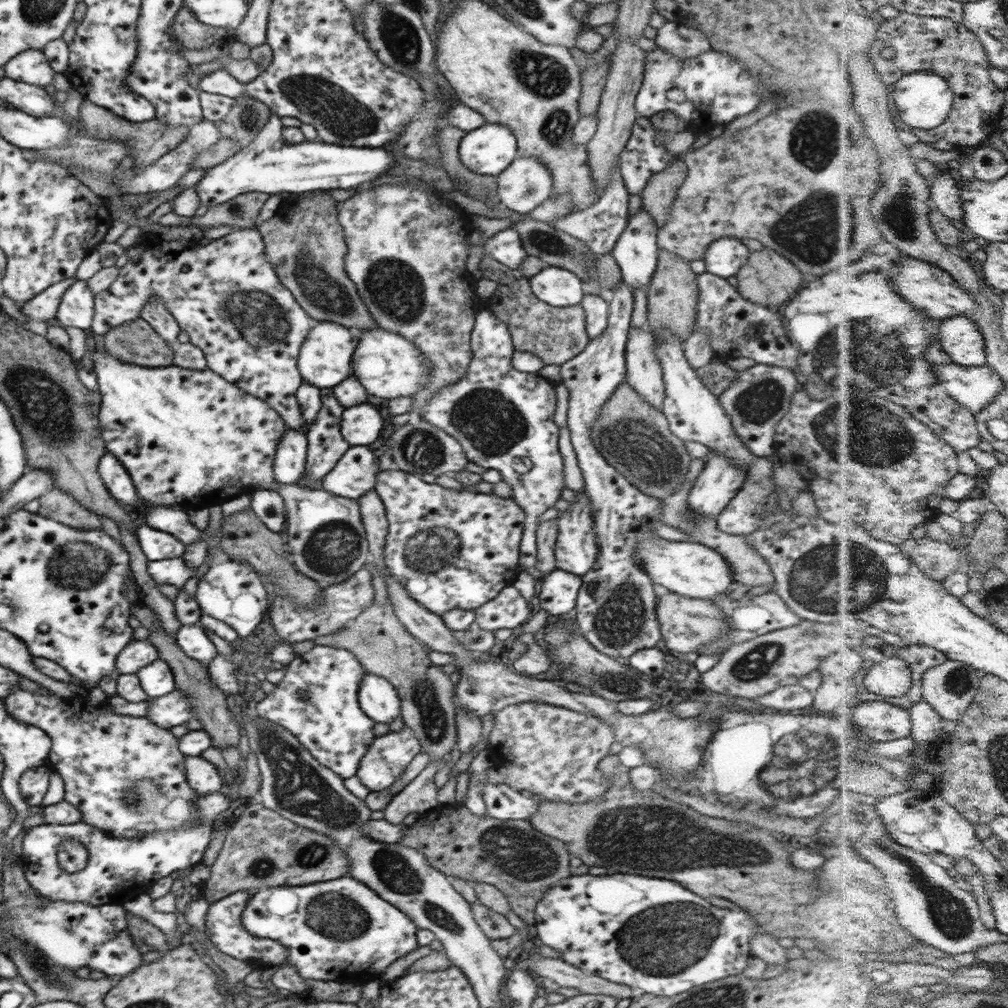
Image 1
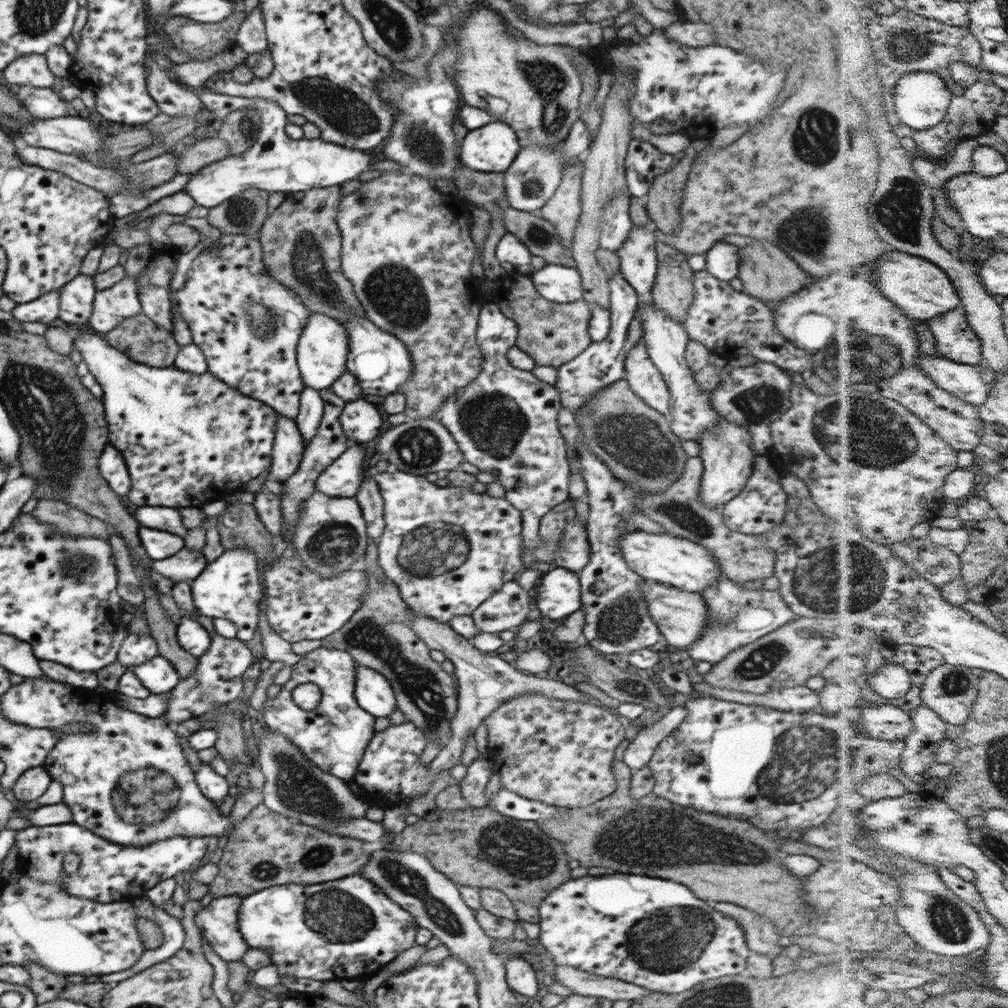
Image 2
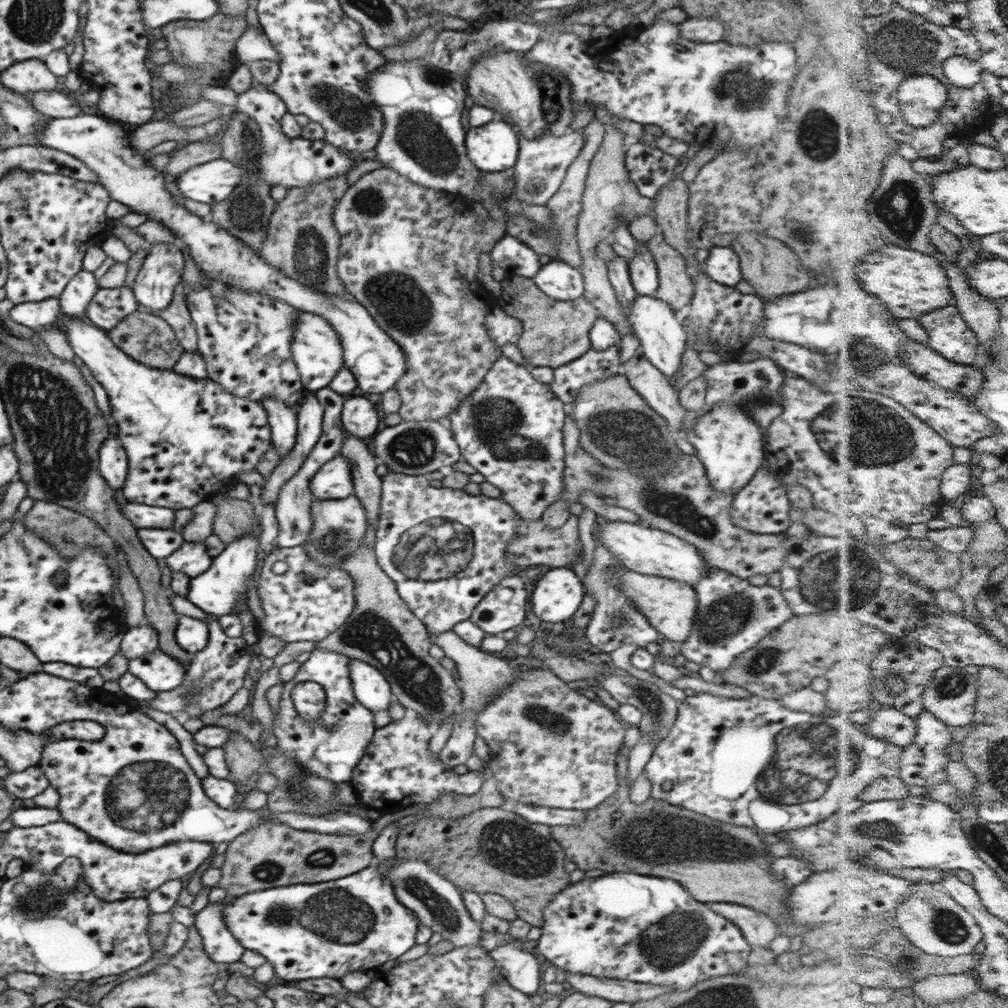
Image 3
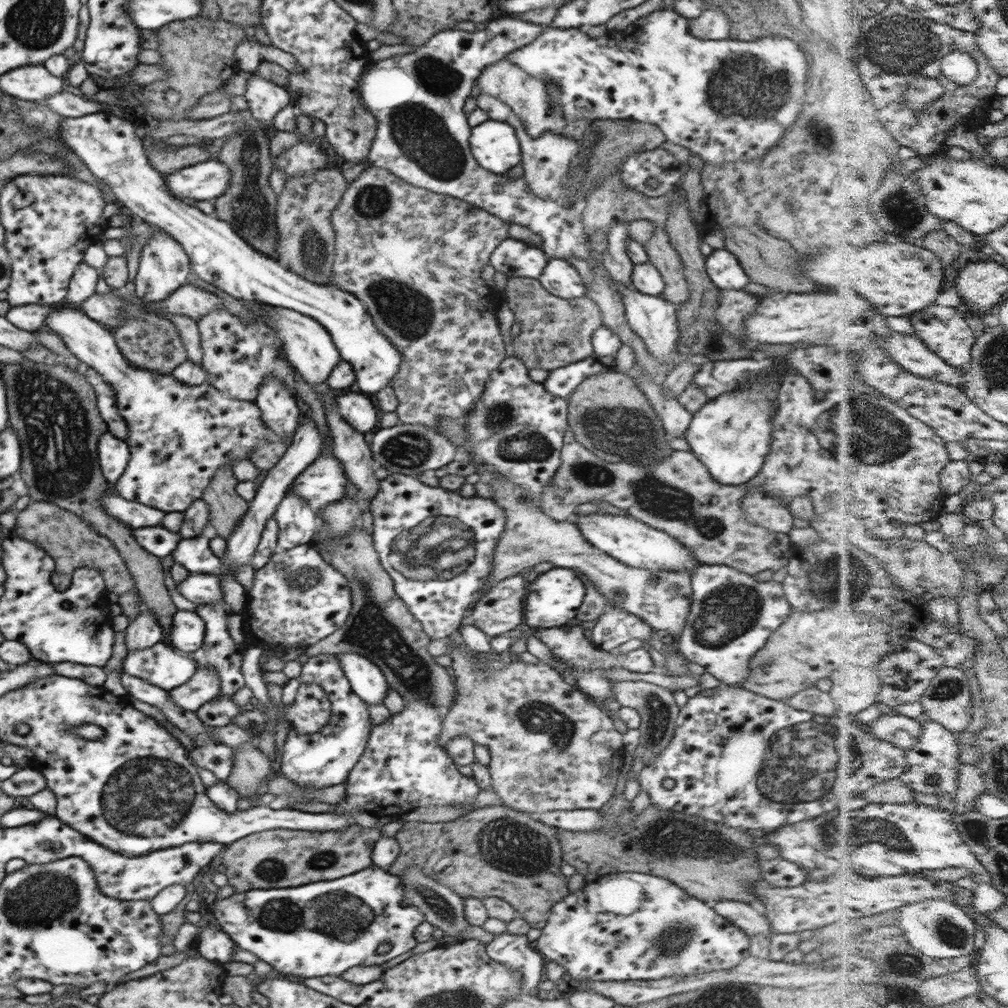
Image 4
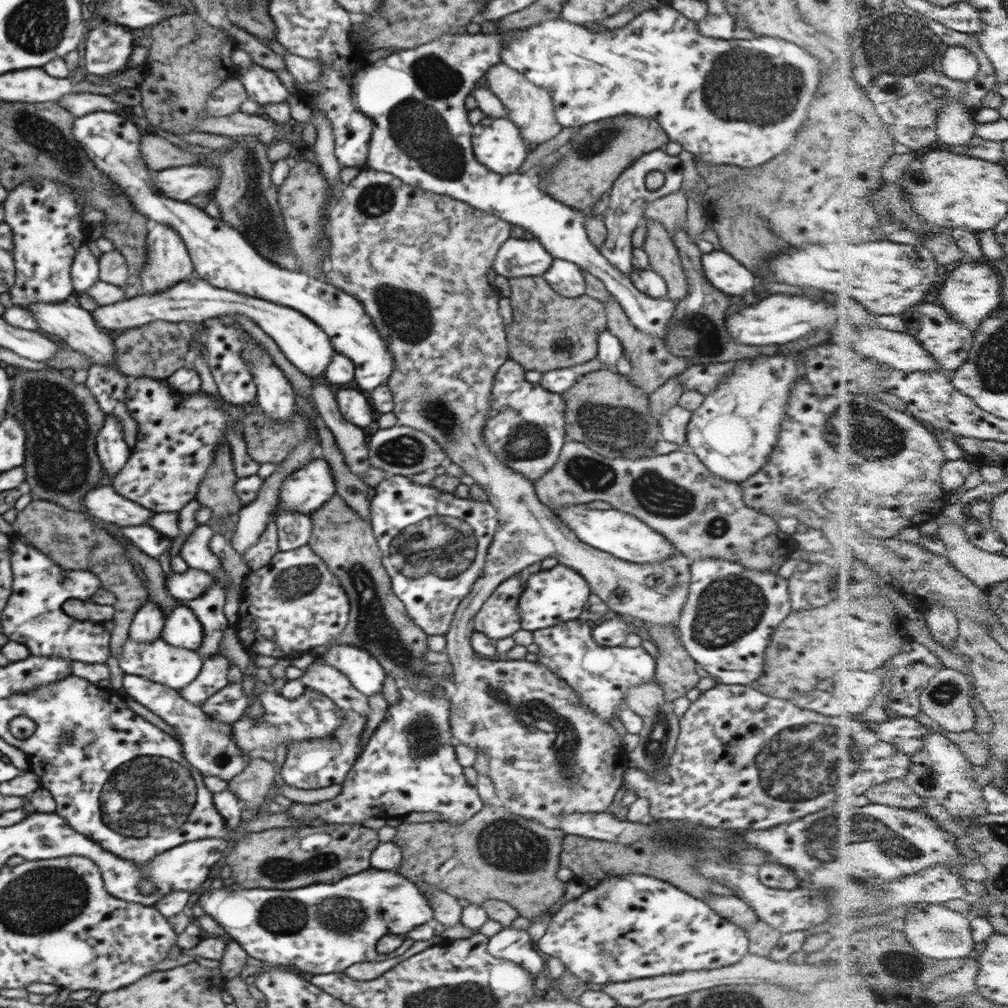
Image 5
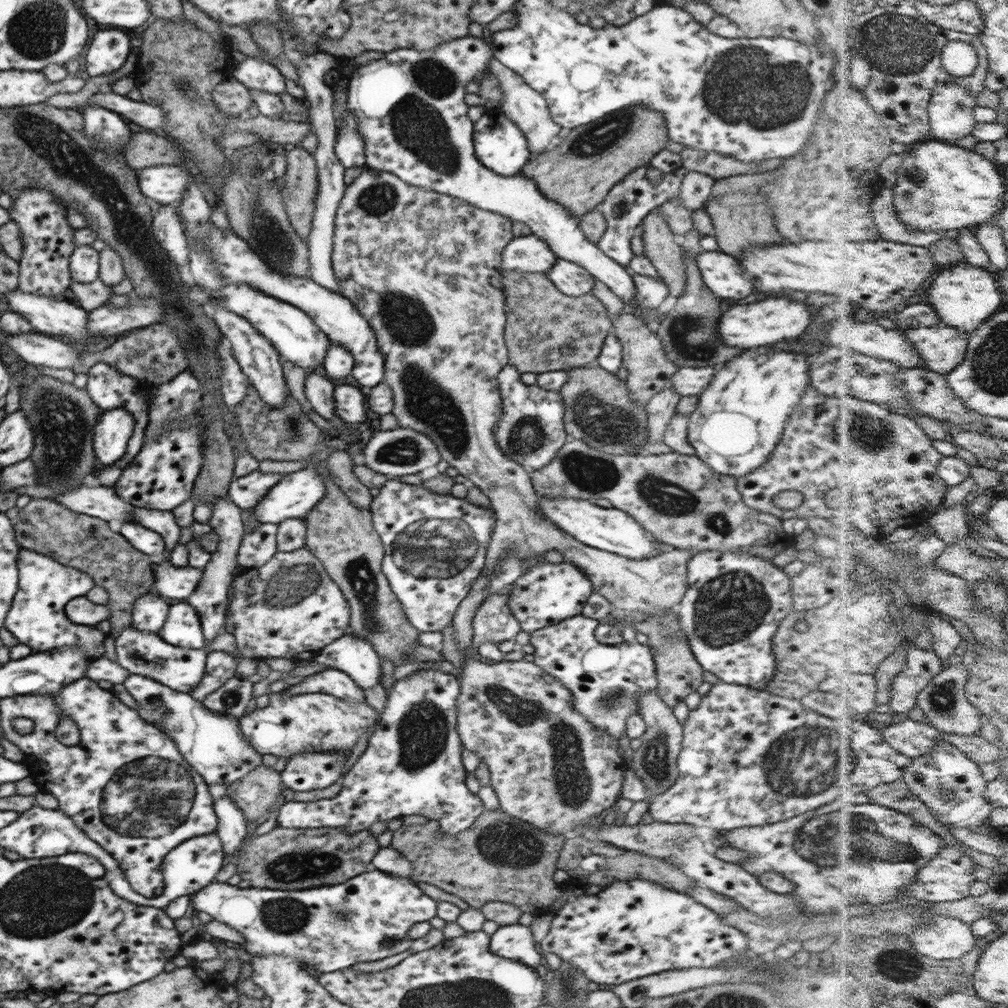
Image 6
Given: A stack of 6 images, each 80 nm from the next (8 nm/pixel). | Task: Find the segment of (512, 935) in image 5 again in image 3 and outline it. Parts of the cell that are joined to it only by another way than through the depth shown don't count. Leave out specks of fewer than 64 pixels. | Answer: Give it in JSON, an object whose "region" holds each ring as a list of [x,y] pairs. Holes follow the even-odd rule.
{"region":[[[523,940],[510,941],[489,952],[502,968],[503,976],[511,988],[530,996],[540,996],[540,966],[534,952],[522,949]]]}

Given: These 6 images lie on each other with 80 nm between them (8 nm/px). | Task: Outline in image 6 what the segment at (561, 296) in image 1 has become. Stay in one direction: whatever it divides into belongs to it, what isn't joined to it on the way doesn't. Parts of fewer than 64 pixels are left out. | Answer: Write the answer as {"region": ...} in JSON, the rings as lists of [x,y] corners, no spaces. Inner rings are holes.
{"region":[[[558,259],[546,275],[566,296],[580,297],[590,293],[594,286],[593,276],[585,268],[569,260]]]}

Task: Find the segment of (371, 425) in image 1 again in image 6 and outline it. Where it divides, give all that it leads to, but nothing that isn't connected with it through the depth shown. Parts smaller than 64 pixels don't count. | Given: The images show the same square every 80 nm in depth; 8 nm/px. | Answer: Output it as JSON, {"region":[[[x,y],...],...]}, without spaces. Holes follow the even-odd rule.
{"region":[[[348,384],[336,385],[333,392],[335,413],[346,422],[366,420],[366,400],[360,389]]]}

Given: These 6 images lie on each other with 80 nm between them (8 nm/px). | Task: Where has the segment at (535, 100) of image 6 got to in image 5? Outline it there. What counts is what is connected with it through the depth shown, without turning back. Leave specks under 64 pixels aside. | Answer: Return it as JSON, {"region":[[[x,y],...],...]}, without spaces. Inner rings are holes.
{"region":[[[502,65],[491,67],[483,76],[480,84],[488,88],[507,110],[506,118],[509,118],[521,132],[521,137],[530,145],[542,144],[550,138],[554,138],[563,128],[555,119],[554,102],[550,91],[546,88],[538,88],[519,71]]]}

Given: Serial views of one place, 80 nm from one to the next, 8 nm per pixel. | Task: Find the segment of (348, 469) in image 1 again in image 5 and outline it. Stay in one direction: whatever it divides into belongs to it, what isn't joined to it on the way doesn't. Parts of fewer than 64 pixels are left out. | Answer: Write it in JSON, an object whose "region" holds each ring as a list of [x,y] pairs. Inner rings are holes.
{"region":[[[324,458],[314,459],[284,479],[272,520],[282,512],[310,515],[322,509],[335,494],[336,482],[328,462]]]}

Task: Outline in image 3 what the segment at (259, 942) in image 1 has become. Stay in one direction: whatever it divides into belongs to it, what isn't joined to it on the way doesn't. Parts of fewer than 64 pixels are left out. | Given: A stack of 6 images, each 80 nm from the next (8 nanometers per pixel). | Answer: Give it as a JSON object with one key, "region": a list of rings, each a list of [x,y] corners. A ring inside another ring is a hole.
{"region":[[[227,897],[223,901],[208,903],[195,914],[194,925],[202,937],[203,949],[215,963],[238,962],[245,951],[224,920],[223,908],[229,901]]]}

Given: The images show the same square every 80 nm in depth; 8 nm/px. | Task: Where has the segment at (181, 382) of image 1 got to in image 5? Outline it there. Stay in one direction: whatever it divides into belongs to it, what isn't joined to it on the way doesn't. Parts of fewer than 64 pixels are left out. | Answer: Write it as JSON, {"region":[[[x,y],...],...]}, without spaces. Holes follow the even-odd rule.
{"region":[[[74,300],[63,303],[30,303],[20,305],[34,313],[38,331],[56,334],[68,344],[72,350],[80,352],[82,358],[91,360],[92,364],[101,364],[112,369],[115,368],[115,344],[106,330],[102,330],[93,319],[92,313],[74,303]],[[128,377],[129,380],[125,397],[125,407],[131,418],[138,422],[135,449],[131,449],[130,458],[122,467],[120,473],[114,476],[109,483],[114,490],[126,497],[127,500],[140,504],[154,513],[176,512],[183,506],[196,499],[198,487],[203,482],[207,469],[213,463],[215,451],[221,440],[227,436],[229,422],[235,420],[242,429],[243,418],[247,415],[243,405],[233,405],[226,401],[220,401],[200,390],[189,395],[181,395],[164,379],[150,377]]]}

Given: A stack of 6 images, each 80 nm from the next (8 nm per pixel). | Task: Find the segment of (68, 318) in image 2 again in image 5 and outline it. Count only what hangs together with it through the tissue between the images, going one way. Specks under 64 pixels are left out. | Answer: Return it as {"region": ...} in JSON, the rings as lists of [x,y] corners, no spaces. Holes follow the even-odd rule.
{"region":[[[88,244],[78,249],[78,254],[71,266],[71,279],[75,297],[84,294],[99,280],[99,261],[90,252]]]}

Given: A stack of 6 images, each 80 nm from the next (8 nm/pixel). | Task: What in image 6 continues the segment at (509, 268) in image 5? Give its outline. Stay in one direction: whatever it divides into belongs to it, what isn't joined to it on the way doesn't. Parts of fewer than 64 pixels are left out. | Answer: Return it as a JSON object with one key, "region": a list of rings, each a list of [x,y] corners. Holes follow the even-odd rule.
{"region":[[[536,235],[514,237],[502,253],[502,271],[547,273],[558,260],[550,247]]]}

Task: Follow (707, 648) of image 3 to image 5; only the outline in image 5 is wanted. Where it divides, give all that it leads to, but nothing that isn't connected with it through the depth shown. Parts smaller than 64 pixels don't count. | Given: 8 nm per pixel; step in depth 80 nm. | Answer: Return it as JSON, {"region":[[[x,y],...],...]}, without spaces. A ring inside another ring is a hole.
{"region":[[[702,558],[690,565],[690,591],[676,624],[678,637],[688,655],[718,683],[750,685],[763,673],[766,650],[775,628],[793,611],[788,580],[742,566],[736,560]]]}

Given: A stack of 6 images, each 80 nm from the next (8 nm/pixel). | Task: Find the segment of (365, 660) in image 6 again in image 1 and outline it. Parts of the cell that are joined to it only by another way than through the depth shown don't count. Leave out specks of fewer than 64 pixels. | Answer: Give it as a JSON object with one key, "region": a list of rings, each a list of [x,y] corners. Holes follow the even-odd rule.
{"region":[[[365,670],[359,691],[360,708],[374,722],[390,724],[401,716],[401,700],[396,689],[384,678]]]}

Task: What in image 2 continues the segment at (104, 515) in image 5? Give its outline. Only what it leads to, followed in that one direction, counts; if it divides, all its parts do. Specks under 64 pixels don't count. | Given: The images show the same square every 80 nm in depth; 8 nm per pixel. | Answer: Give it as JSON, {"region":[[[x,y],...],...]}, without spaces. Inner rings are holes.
{"region":[[[142,506],[136,508],[134,518],[140,527],[170,532],[182,539],[188,535],[188,529],[182,526],[179,509]]]}

